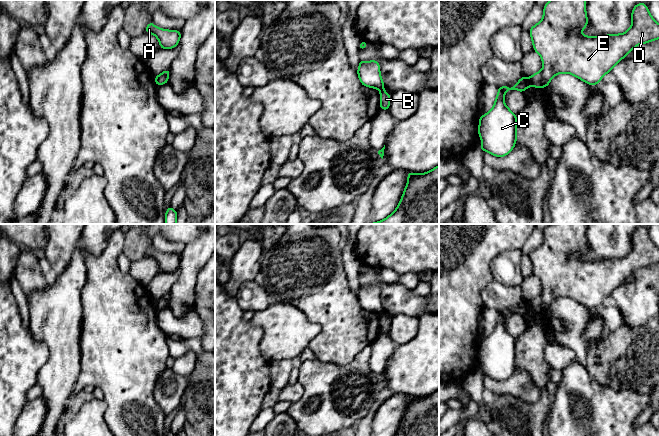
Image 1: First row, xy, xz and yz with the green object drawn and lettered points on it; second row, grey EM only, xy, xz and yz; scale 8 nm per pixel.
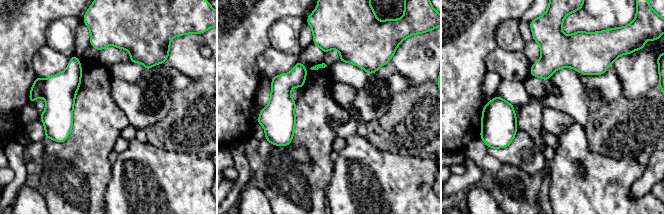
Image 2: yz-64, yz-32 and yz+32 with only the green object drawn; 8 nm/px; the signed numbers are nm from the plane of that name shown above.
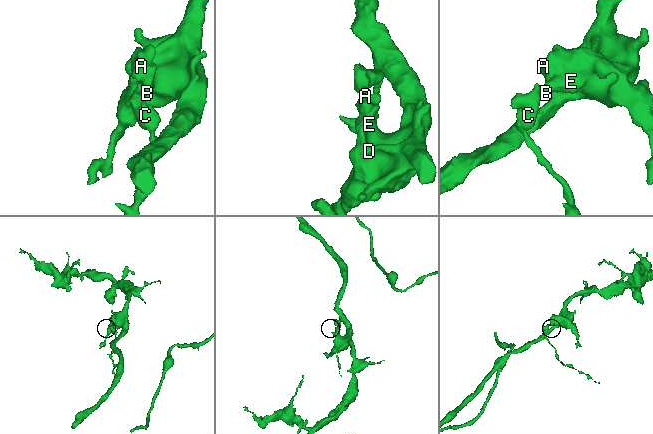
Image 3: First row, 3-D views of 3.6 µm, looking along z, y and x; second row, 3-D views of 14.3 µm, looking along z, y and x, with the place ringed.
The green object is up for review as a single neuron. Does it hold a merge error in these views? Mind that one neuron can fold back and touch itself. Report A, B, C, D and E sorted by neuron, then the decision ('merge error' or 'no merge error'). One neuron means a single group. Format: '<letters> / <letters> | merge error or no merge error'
A B D E / C | merge error

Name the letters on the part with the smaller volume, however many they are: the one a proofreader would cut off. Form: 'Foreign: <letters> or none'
Foreign: C

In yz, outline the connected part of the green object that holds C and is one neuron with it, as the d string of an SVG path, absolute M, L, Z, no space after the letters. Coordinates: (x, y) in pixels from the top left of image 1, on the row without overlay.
M523 300L513 311L500 310L492 333L480 340L478 358L482 364L481 375L496 381L508 379L514 372L517 361L517 339L504 327L504 318L510 314L522 317L529 311L528 303Z

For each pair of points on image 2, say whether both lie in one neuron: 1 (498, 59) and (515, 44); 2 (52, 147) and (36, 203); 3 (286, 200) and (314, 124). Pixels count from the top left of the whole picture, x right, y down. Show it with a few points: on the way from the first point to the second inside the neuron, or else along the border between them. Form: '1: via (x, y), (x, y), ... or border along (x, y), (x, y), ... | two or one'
1: border along (498, 45), (504, 49), (522, 51) | two
2: border along (44, 197), (47, 204) | two
3: via (305, 181), (316, 170), (316, 143) | one

